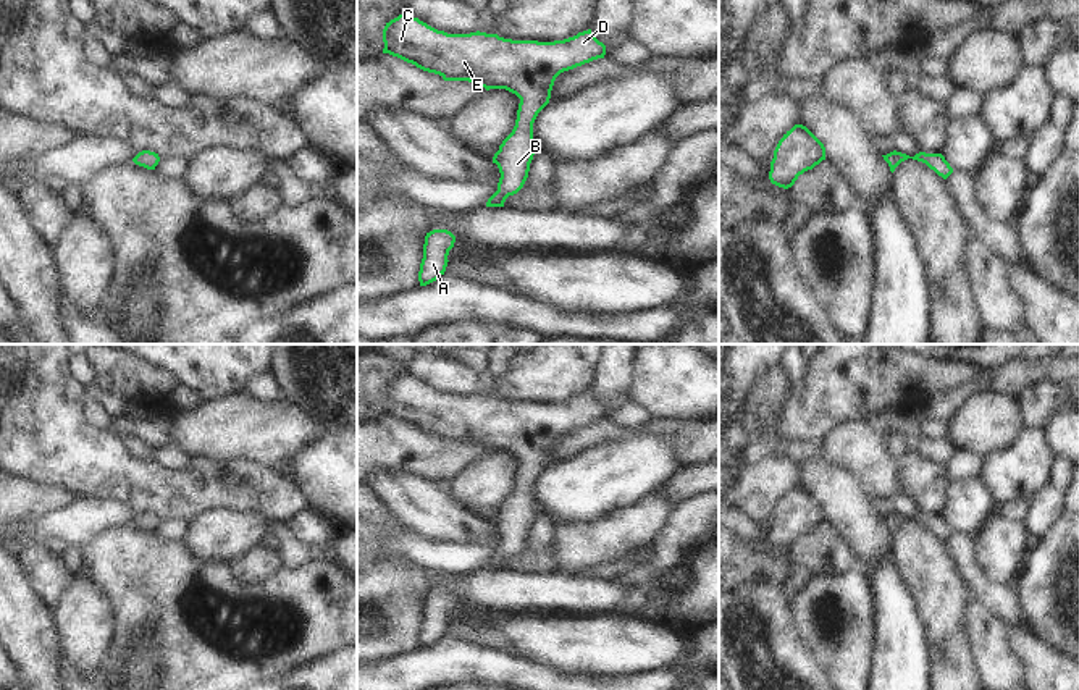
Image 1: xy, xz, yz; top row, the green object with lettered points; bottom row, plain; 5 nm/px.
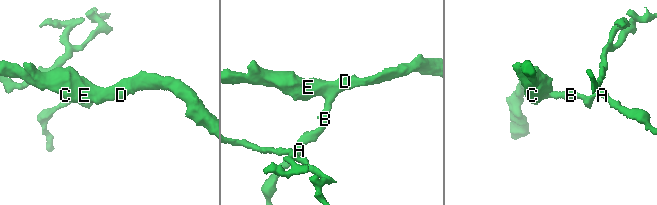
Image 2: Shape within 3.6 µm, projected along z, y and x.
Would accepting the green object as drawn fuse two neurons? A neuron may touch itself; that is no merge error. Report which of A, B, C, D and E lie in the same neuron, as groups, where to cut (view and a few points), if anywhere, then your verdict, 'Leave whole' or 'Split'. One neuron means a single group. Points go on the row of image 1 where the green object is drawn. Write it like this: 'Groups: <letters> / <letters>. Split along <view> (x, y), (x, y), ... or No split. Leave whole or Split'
Groups: A B C D E. No split. Leave whole

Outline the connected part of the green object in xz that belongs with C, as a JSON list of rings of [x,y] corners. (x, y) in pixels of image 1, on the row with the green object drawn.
[[[405,11],[386,23],[383,42],[383,53],[397,57],[423,71],[439,74],[444,81],[468,81],[486,90],[506,89],[520,99],[515,126],[493,157],[501,178],[498,191],[488,199],[486,207],[504,207],[506,199],[523,187],[535,155],[533,123],[538,113],[549,103],[556,78],[564,71],[606,55],[606,45],[593,36],[591,29],[554,42],[512,40],[480,31],[447,34]]]

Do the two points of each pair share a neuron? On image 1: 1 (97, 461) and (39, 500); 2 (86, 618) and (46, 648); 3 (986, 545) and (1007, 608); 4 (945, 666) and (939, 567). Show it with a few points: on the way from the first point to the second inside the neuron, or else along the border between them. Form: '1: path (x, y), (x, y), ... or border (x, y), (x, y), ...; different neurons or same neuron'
1: border (23, 475), (33, 480), (60, 483), (84, 496); different neurons
2: border (50, 610), (63, 660); different neurons
3: border (974, 553), (979, 566), (990, 579), (1013, 585); different neurons
4: path (945, 642), (945, 614), (940, 592); same neuron

